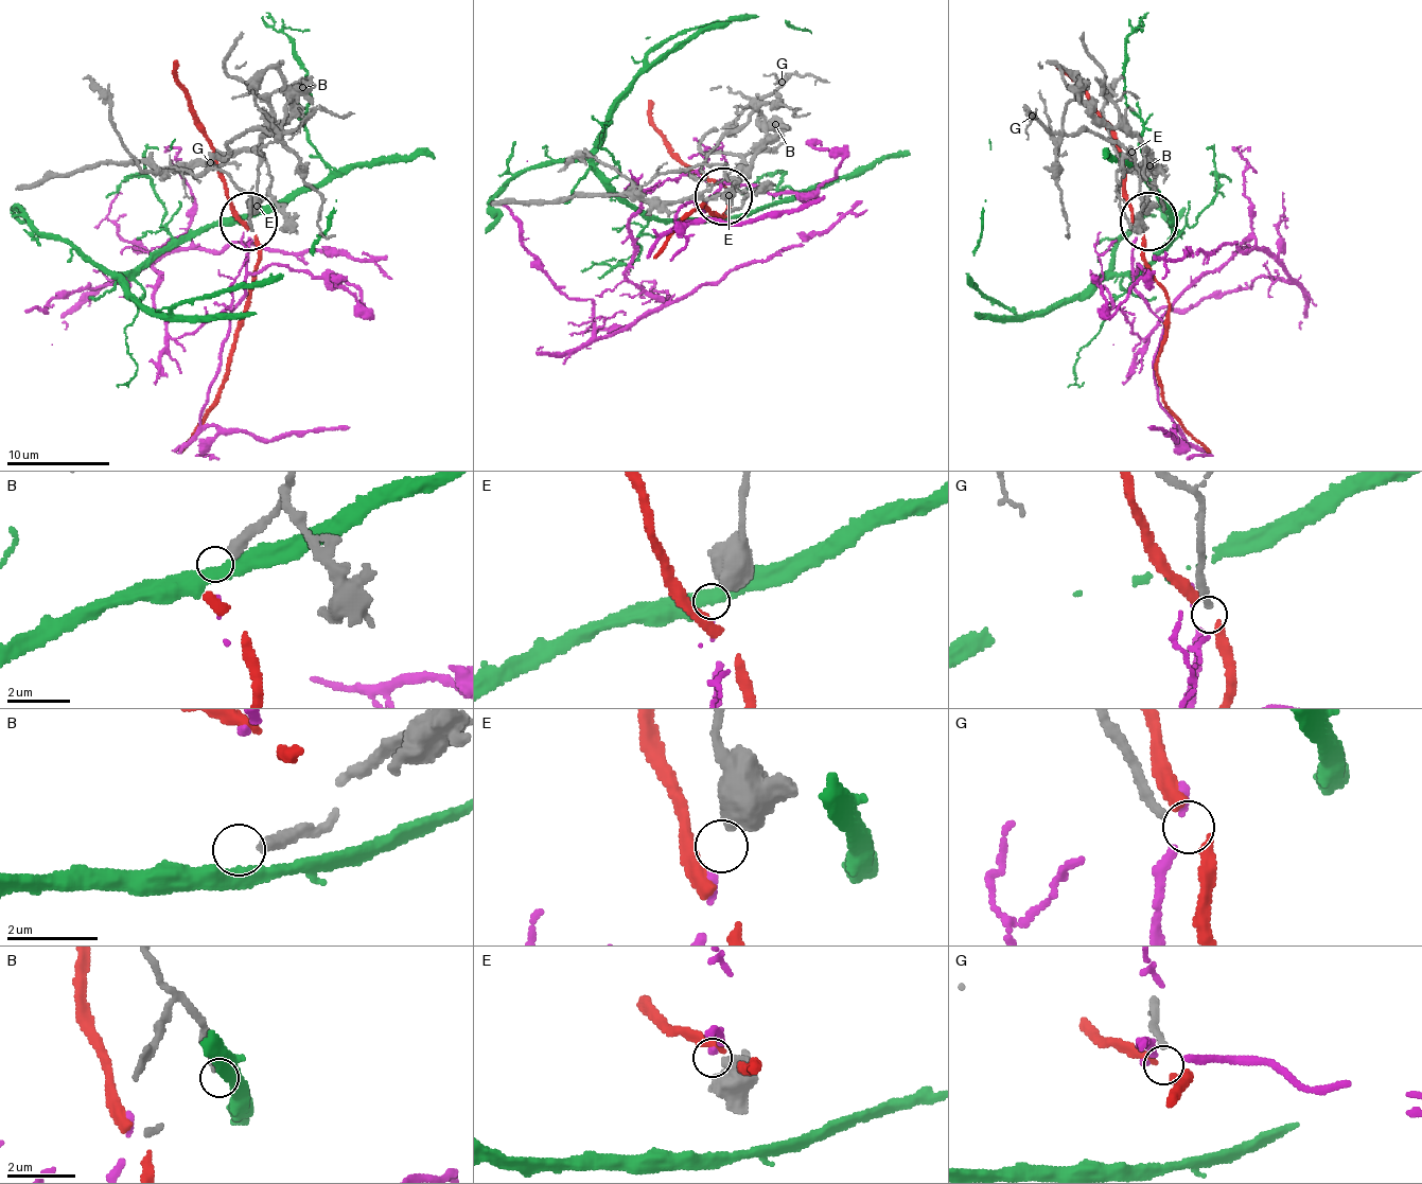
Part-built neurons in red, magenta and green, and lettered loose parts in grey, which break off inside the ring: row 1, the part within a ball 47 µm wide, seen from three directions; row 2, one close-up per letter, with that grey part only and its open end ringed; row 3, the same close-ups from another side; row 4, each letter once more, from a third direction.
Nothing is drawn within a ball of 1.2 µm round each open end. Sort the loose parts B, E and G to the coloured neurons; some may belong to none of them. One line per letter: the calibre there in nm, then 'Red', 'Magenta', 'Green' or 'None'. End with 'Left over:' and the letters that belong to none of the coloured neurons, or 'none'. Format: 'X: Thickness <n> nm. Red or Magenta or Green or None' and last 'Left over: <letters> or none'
B: Thickness 340 nm. None
E: Thickness 650 nm. Magenta
G: Thickness 190 nm. None
Left over: B, G

